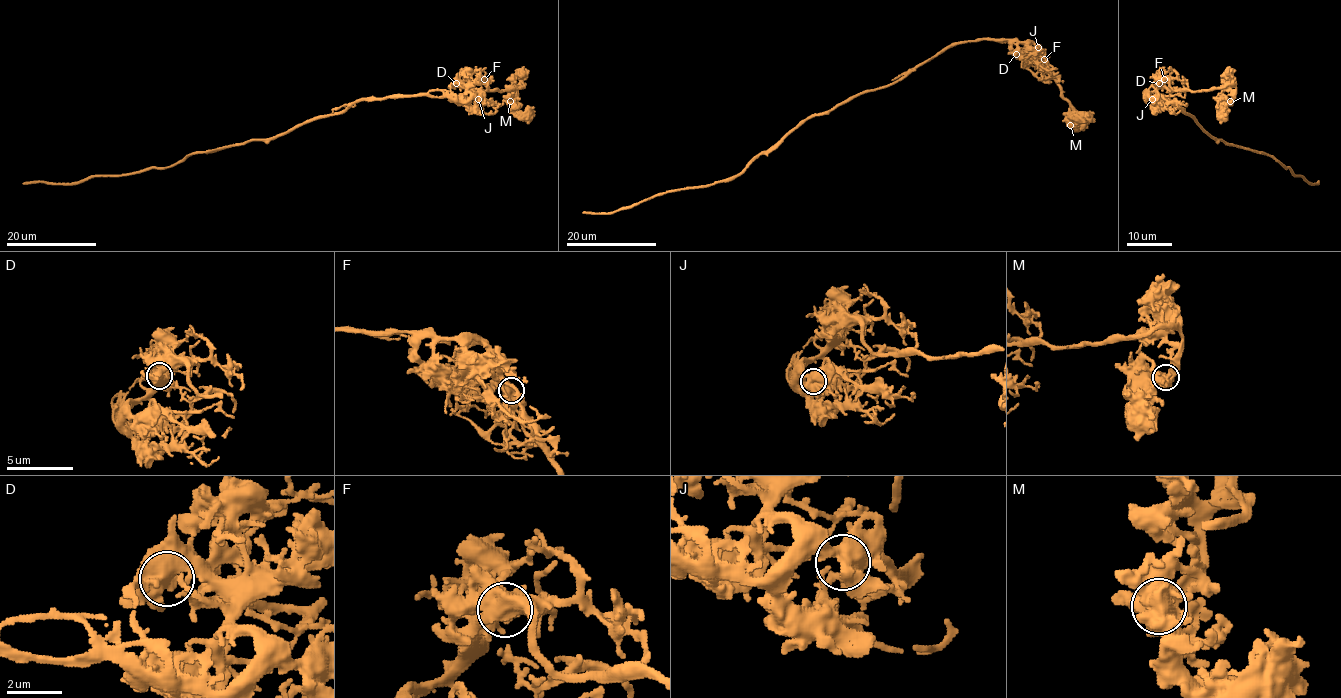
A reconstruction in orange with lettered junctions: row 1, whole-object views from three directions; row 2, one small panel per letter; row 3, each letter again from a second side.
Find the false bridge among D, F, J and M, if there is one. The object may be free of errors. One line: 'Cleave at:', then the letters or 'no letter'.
Cleave at: no letter

